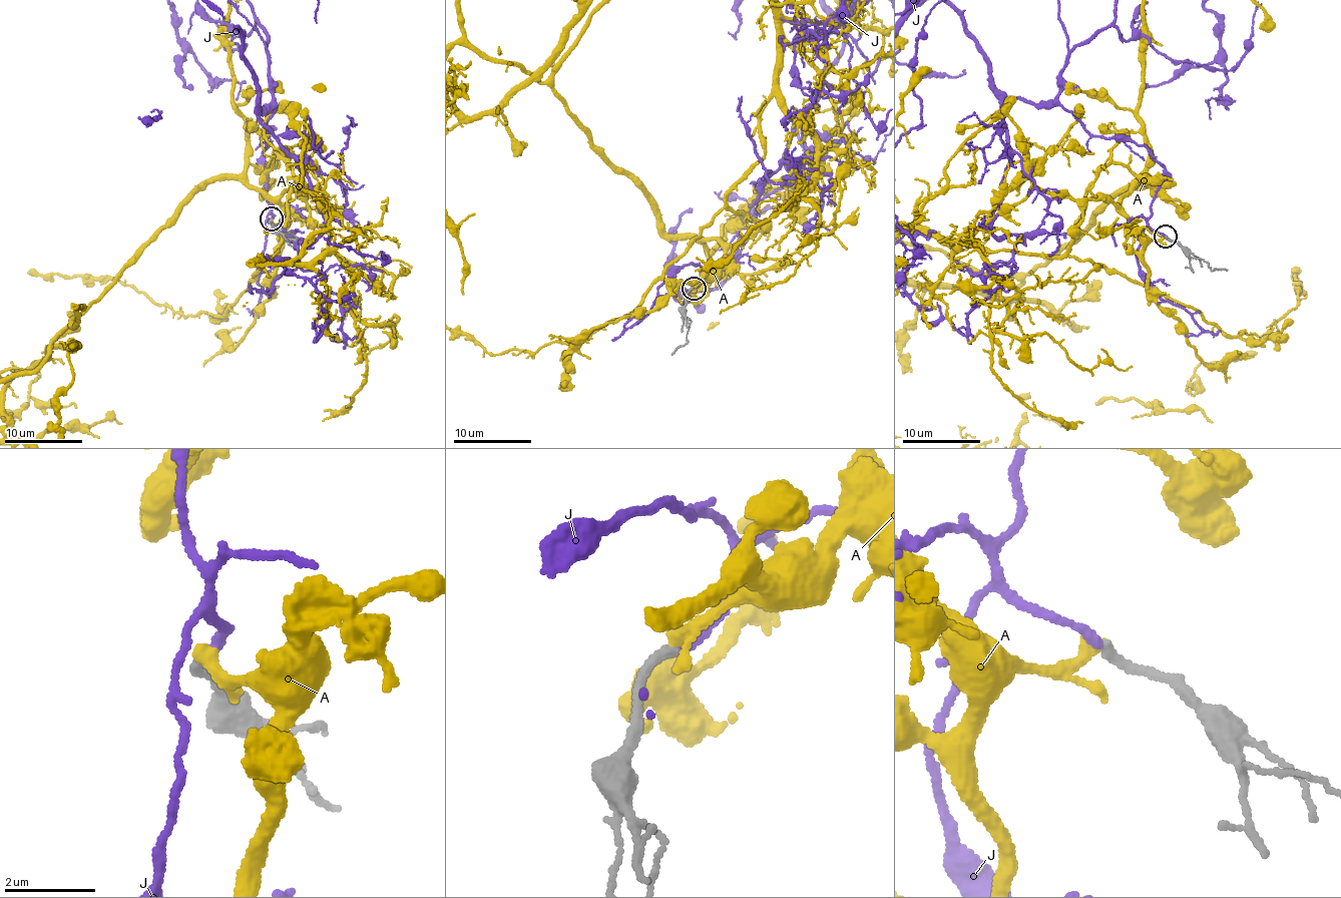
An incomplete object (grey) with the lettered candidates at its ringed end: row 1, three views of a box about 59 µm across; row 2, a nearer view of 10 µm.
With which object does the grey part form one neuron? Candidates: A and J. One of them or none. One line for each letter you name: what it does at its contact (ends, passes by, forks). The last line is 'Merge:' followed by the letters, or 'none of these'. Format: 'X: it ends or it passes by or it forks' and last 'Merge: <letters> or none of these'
J: it ends
Merge: J

